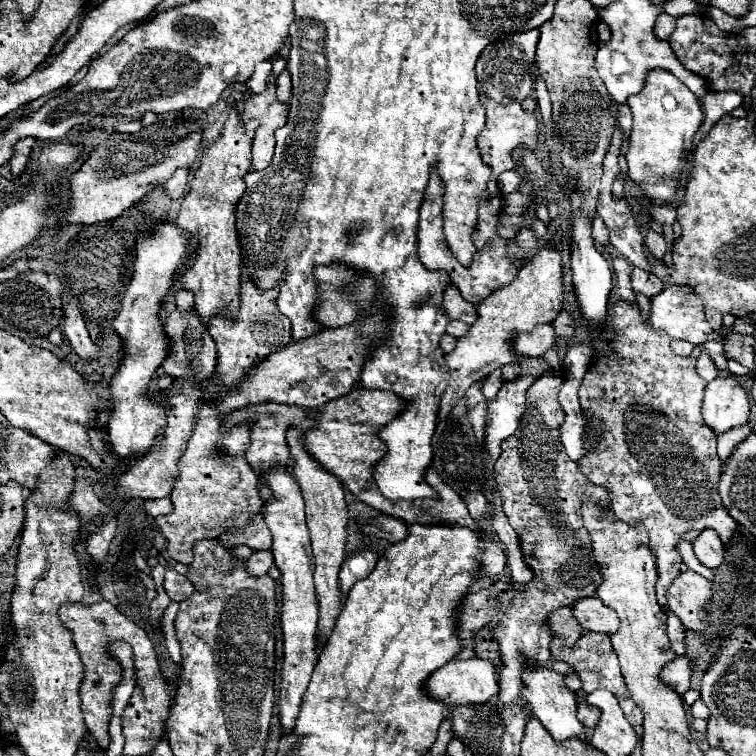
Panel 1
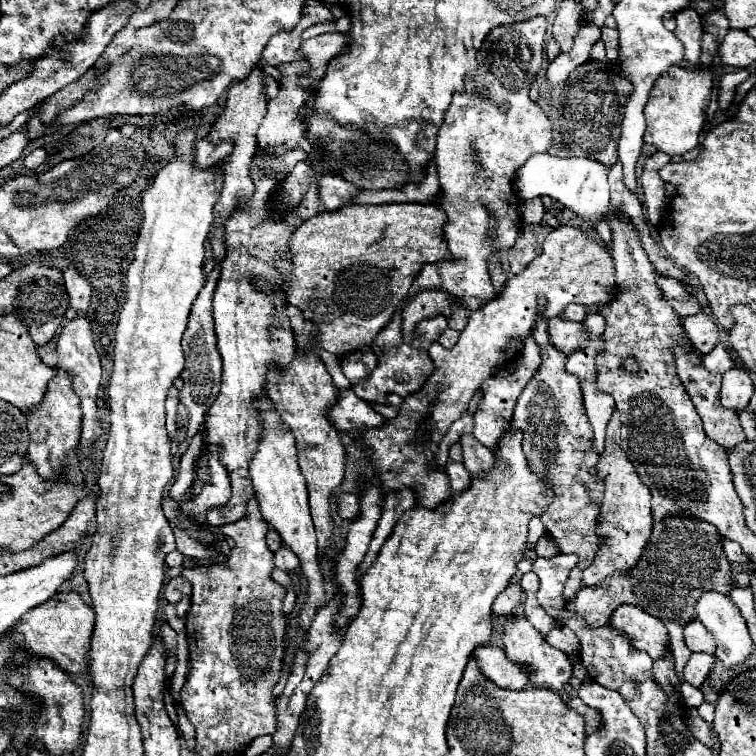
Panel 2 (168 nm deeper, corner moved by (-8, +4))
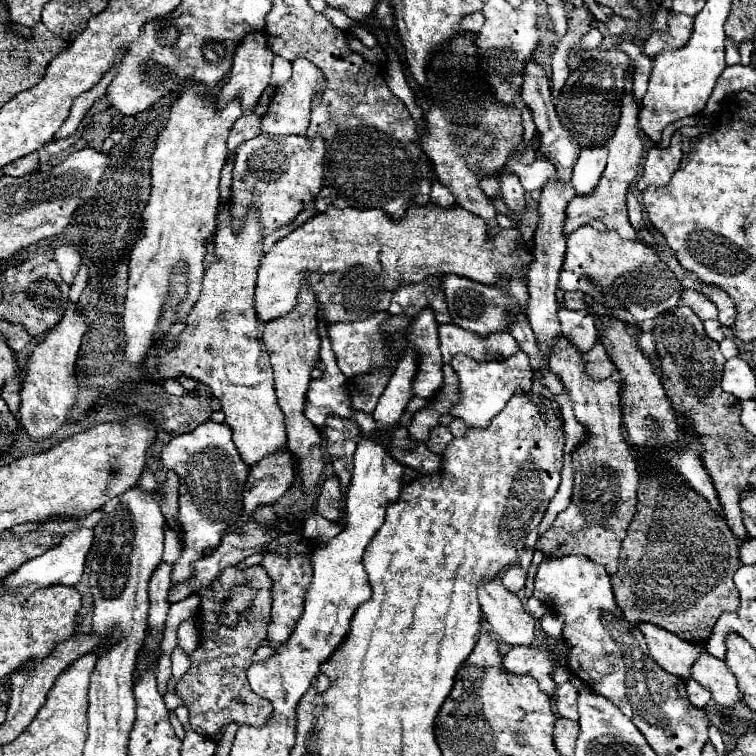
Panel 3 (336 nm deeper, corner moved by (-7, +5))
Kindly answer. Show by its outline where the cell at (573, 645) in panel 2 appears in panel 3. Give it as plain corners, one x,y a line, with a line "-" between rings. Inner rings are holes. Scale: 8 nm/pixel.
548,611
540,619
540,627
546,635
550,635
554,639
562,639
562,615
556,615
556,611

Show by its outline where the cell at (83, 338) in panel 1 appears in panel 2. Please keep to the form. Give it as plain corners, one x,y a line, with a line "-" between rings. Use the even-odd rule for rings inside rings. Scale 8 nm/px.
73,268
63,270
63,280
65,280
67,294
69,294
69,306
77,314
87,314
89,298
91,298
91,288
89,288
87,280
83,280

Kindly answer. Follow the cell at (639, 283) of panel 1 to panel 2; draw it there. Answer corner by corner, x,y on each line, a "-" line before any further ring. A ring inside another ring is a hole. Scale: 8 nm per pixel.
657,276
655,282
657,282
657,288
663,292
665,300
673,306
673,310
679,316
691,316
691,314
701,312
701,304
697,302
697,298
691,296
679,280

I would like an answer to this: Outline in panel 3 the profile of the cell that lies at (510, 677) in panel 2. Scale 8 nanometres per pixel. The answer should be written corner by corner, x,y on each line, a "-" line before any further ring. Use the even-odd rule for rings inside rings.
548,645
534,647
514,647
504,655
504,667
514,675
532,675
546,695
556,697
556,683
552,681
552,671
556,657

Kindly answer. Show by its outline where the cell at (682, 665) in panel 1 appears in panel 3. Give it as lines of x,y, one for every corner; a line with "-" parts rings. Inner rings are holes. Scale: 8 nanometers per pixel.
702,653
694,663
692,679
708,687
712,691
712,699
726,709
734,709
734,705
742,701
736,677
728,669
728,665
708,653

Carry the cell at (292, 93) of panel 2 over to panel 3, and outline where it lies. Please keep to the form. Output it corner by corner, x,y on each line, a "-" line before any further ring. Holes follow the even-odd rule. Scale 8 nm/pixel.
298,58
292,62
292,76
288,83
278,87
268,111
262,115
262,131
274,135
306,135
310,123
310,107
316,93
324,91
324,75
310,61

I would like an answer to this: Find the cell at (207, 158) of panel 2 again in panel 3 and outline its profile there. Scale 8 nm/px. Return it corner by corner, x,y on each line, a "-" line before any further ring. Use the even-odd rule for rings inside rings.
250,113
250,115
242,115
234,127
232,127
228,138
228,155
232,154
240,143
260,135
260,117
256,113

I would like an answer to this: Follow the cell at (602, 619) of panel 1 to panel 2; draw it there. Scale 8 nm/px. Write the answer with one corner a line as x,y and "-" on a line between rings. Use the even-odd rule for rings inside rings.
621,604
621,608
615,608
609,626
627,636
633,648
647,652
653,660
661,658
669,646
669,634
661,620
641,612
641,608
633,608
631,604

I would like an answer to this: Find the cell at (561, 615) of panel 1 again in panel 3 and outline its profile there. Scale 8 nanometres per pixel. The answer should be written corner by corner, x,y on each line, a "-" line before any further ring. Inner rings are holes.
592,305
588,307
590,313
596,319
596,327
600,331
602,343
608,351
610,361
616,365
616,371
620,375
620,395
622,395
622,415
624,415
624,429
628,433
630,445
636,449
636,461
640,471
640,487
638,487
638,505
636,515
628,527
628,535
622,543
620,551
620,567
612,575
612,587
616,595
616,603
624,611
626,619
632,625
638,623
652,623
662,629
668,629
670,633
678,635
684,641
700,643
704,645
708,635
712,633
712,627
716,619
722,613
732,613
740,605
736,585
732,581
734,573
742,567
738,557
738,539
728,529
726,521
708,507
706,499
700,499
696,491
684,483
684,477
678,473
672,473
672,467
668,467
668,461
656,453
658,449
676,449
678,447
678,423
676,415
672,411
672,405
664,393
664,387
660,383
660,377
656,373
654,363
640,351
638,337
632,335
626,327
626,321
618,319
612,313
600,313
-
654,429
660,429
660,435
654,437

